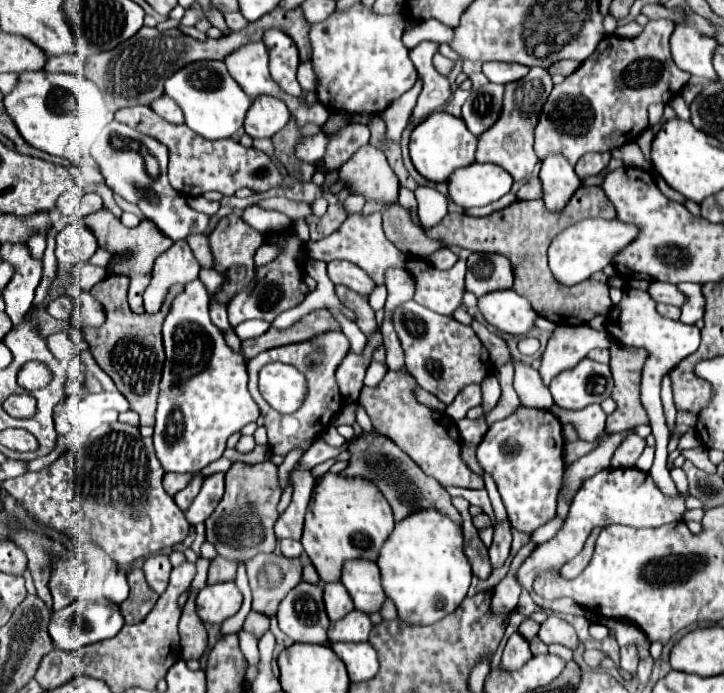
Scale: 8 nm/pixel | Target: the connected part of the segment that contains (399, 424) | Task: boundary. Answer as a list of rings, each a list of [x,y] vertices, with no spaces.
[[[388,370],[384,380],[376,388],[362,388],[358,402],[364,406],[374,428],[382,436],[386,434],[400,450],[404,450],[422,468],[424,474],[436,478],[444,488],[448,486],[484,488],[482,476],[470,472],[460,458],[460,432],[456,428],[456,422],[446,414],[422,406],[412,394],[414,386],[416,380],[406,370],[402,372]]]

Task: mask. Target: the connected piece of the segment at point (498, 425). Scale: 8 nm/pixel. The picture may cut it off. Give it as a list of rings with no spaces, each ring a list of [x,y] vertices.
[[[524,406],[508,418],[494,422],[482,438],[482,444],[478,444],[478,462],[494,478],[514,530],[532,536],[538,526],[556,516],[556,496],[564,474],[562,452],[564,438],[558,418],[548,410]]]

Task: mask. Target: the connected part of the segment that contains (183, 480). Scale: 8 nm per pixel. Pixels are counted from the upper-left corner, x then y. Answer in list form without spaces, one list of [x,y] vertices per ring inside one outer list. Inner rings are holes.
[[[168,472],[164,474],[164,490],[174,496],[176,492],[180,492],[182,488],[186,488],[186,484],[194,478],[194,474],[174,474],[174,472]]]

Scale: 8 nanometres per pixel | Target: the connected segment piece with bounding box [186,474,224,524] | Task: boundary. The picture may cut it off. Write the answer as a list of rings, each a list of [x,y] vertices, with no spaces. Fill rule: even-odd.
[[[212,474],[212,476],[204,478],[200,494],[194,498],[192,506],[186,512],[188,522],[190,524],[204,522],[214,512],[218,502],[222,500],[222,494],[224,494],[224,476],[222,474]]]

